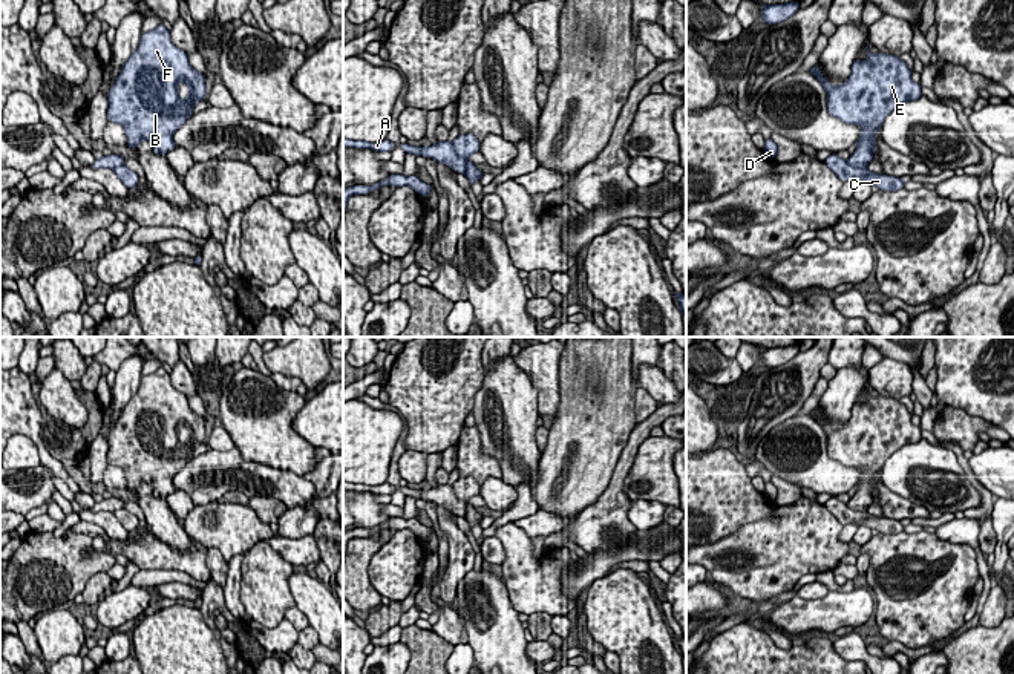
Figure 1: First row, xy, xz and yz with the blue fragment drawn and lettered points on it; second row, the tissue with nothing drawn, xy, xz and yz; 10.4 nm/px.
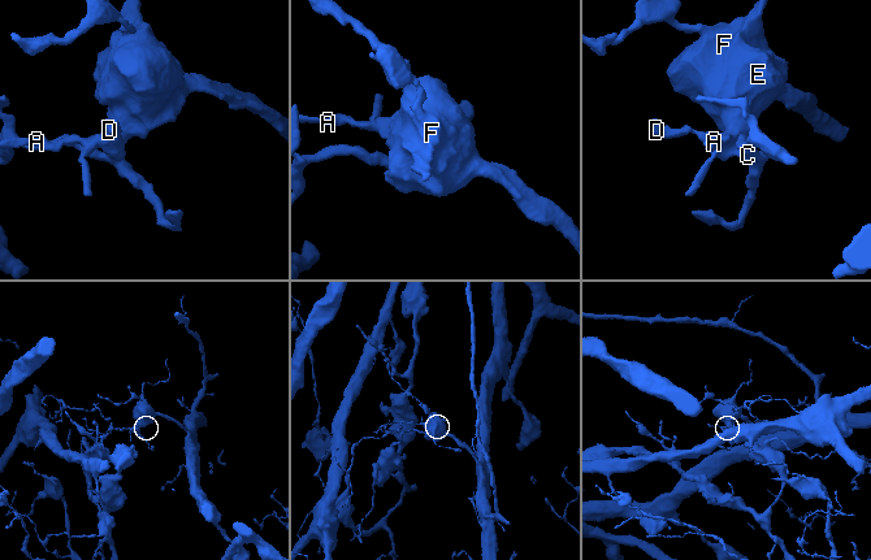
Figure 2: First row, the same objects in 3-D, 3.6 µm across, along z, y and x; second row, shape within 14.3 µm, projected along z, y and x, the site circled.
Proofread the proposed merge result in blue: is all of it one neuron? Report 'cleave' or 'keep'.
cleave

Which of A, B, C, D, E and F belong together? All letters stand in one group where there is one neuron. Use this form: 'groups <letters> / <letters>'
groups A B E F / C D

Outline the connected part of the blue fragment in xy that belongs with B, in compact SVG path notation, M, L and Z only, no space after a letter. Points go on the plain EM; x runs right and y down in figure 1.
M161 366L141 377L136 394L123 407L107 437L107 464L124 470L130 493L146 483L153 487L155 498L167 498L178 490L173 484L175 475L193 458L195 447L205 437L205 420L190 409L187 395L172 386L170 374Z

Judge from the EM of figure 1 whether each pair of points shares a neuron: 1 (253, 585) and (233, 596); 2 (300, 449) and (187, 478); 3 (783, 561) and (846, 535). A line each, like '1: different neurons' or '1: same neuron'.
1: different neurons
2: different neurons
3: different neurons

